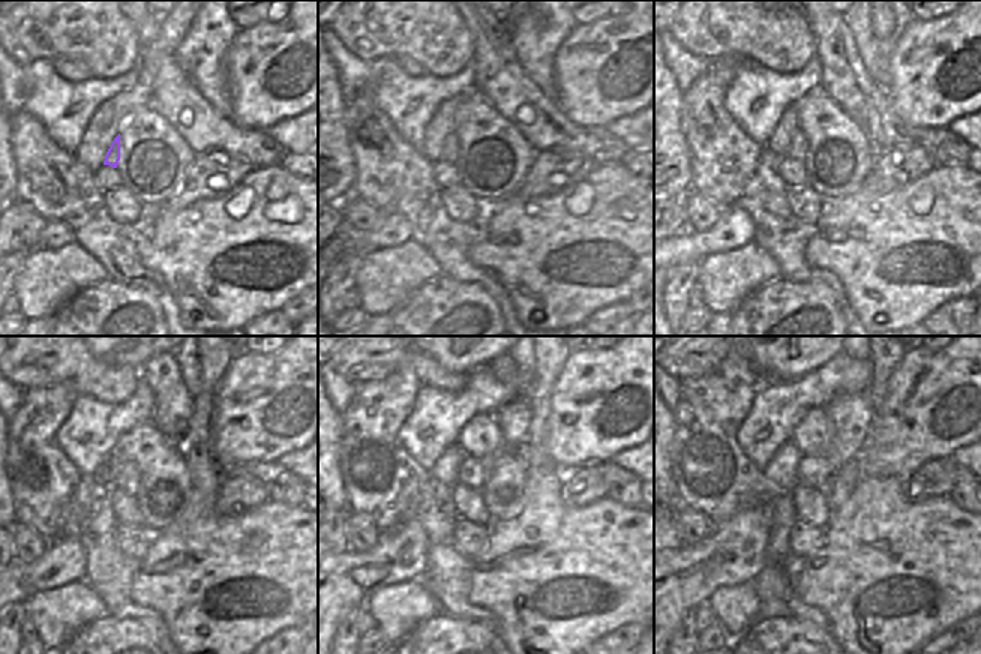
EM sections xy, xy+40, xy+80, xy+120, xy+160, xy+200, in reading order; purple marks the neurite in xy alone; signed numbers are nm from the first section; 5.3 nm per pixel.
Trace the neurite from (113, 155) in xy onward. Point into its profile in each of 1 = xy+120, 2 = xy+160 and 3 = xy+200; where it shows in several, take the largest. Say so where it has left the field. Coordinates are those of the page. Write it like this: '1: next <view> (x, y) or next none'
1: next xy+120 (128, 476)
2: next xy+160 (473, 473)
3: next xy+200 (849, 414)

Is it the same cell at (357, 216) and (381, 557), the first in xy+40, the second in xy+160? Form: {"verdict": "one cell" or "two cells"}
{"verdict": "two cells"}

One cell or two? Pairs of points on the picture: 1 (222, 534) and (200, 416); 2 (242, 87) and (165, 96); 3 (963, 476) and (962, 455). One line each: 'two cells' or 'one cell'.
1: one cell
2: two cells
3: two cells

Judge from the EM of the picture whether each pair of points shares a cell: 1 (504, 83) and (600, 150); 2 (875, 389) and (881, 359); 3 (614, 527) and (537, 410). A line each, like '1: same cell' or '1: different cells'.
1: same cell
2: same cell
3: same cell

